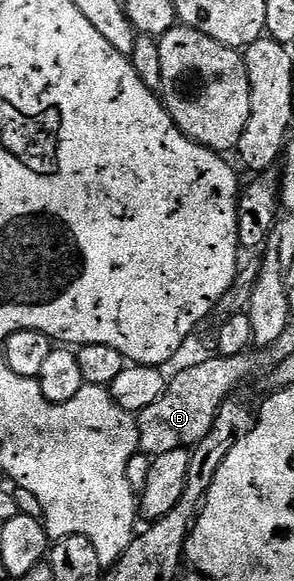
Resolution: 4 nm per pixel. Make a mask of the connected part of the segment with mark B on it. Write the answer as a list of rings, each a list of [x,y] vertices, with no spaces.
[[[257,352],[235,356],[212,356],[178,372],[168,379],[163,396],[155,404],[136,411],[137,444],[145,454],[156,456],[192,448],[211,432],[219,408],[228,398],[234,397],[236,386],[241,386],[257,370],[261,358]]]

